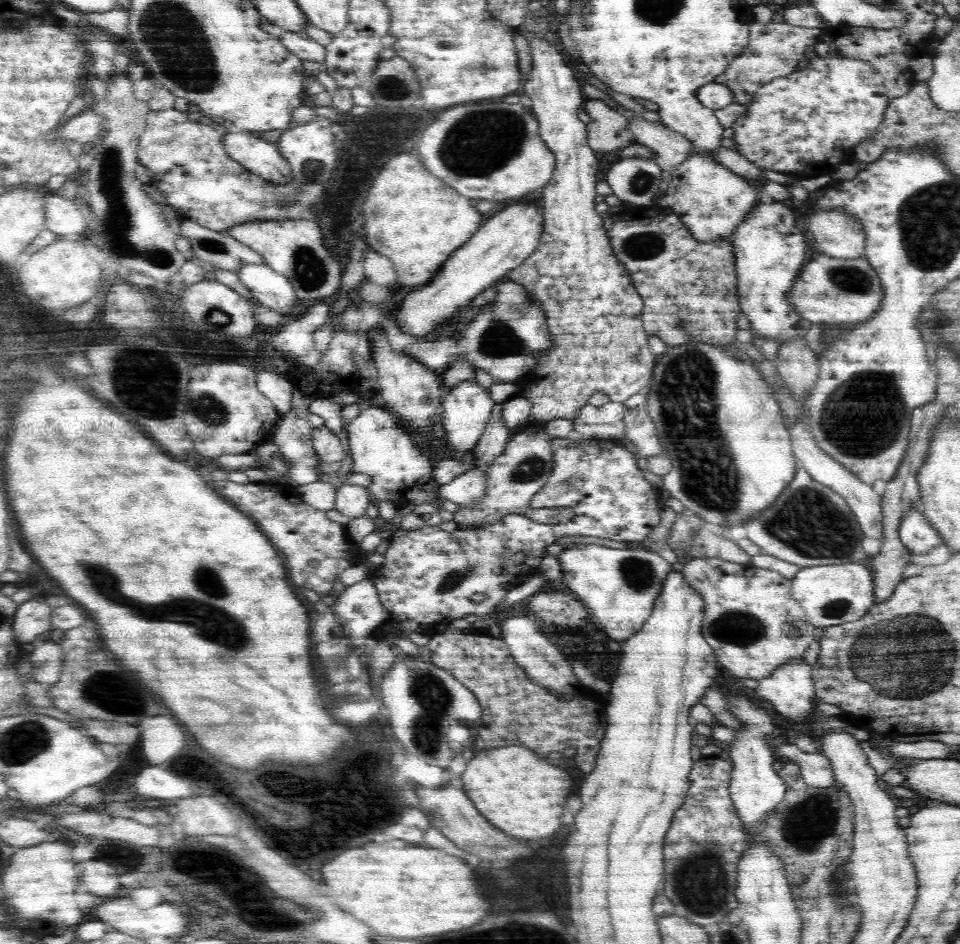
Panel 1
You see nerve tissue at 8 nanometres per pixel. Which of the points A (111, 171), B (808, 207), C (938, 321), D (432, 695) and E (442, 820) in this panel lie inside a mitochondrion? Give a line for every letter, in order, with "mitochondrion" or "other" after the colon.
A: mitochondrion
B: other
C: mitochondrion
D: mitochondrion
E: mitochondrion

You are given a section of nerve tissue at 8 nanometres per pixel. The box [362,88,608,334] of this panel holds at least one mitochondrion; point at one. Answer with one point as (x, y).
(482, 141)

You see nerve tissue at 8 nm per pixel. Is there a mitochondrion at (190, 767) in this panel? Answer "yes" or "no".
no

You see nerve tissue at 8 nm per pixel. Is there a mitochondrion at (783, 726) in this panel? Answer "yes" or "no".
no

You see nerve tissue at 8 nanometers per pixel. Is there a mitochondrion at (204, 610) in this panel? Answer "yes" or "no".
yes

